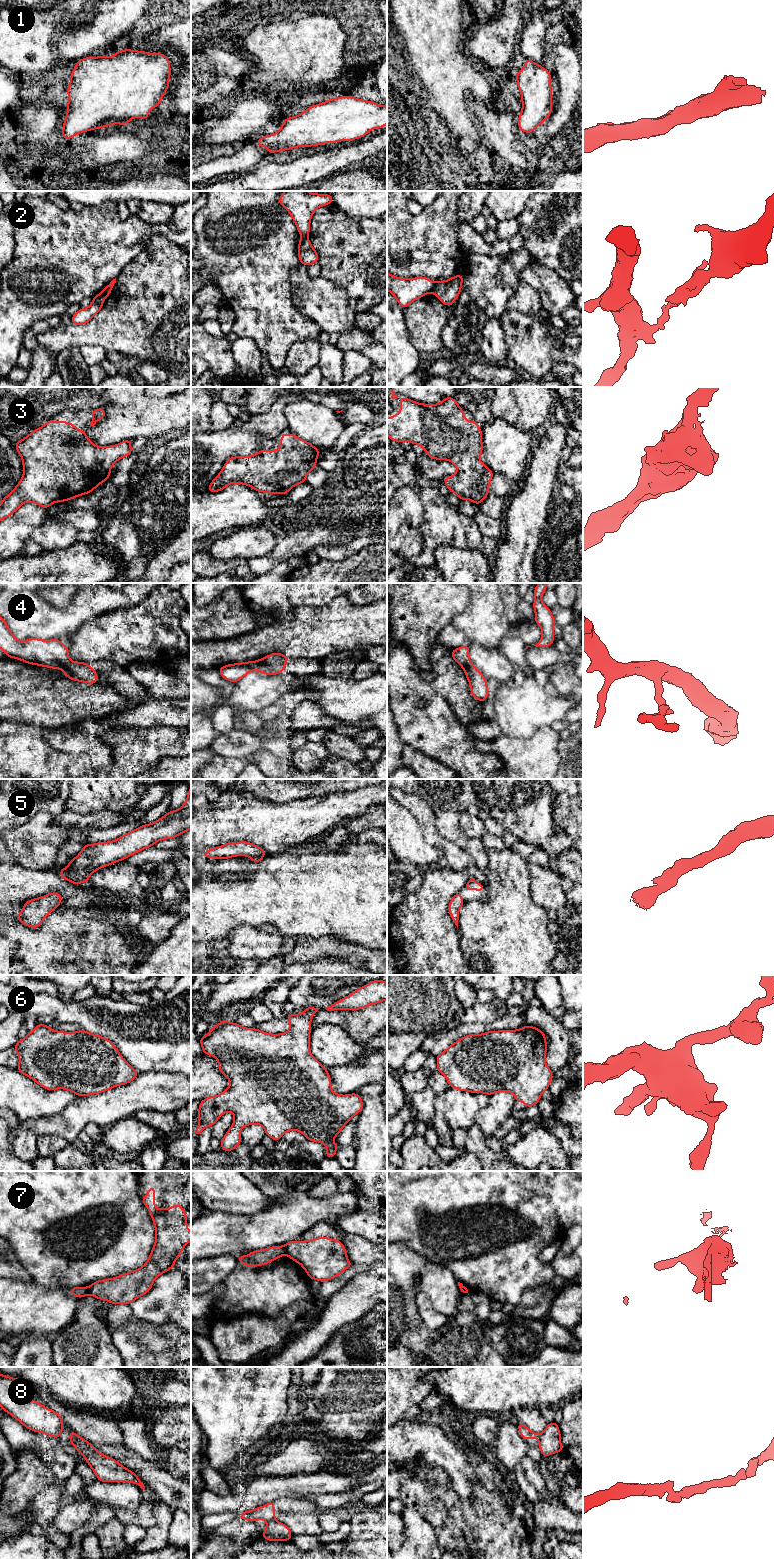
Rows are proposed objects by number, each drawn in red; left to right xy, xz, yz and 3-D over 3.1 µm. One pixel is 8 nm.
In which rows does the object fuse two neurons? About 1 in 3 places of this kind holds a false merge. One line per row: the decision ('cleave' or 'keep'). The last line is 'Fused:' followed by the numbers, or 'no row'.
1: keep
2: cleave
3: keep
4: keep
5: keep
6: keep
7: cleave
8: cleave
Fused: 2, 7, 8

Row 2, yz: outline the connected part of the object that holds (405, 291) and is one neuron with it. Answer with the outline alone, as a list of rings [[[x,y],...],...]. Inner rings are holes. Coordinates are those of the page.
[[[387,272],[387,290],[391,292],[403,309],[416,299],[432,292],[434,285],[435,283],[426,277],[405,279]]]

